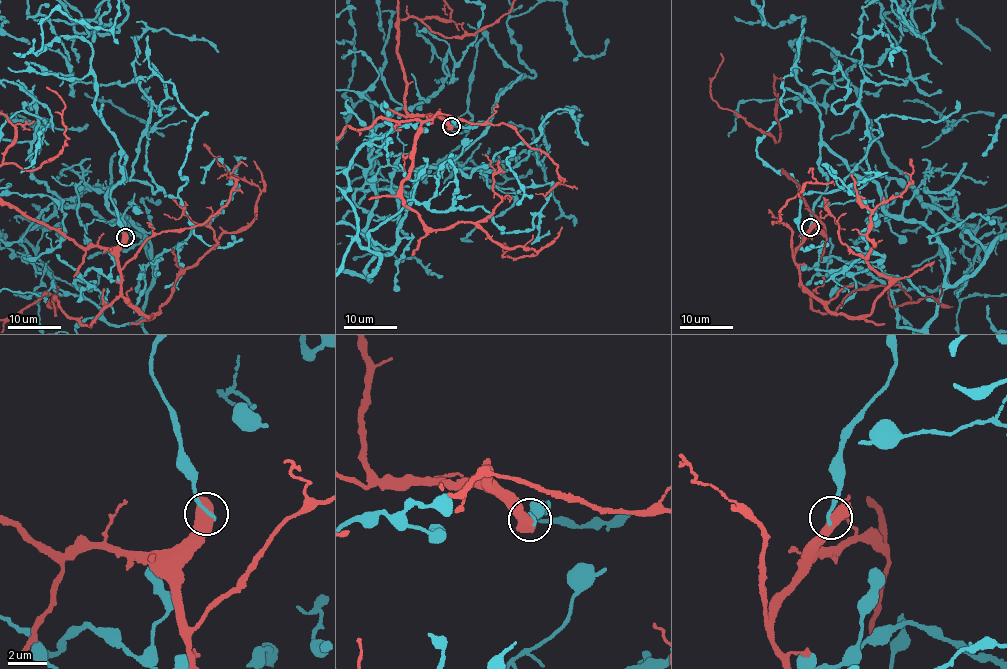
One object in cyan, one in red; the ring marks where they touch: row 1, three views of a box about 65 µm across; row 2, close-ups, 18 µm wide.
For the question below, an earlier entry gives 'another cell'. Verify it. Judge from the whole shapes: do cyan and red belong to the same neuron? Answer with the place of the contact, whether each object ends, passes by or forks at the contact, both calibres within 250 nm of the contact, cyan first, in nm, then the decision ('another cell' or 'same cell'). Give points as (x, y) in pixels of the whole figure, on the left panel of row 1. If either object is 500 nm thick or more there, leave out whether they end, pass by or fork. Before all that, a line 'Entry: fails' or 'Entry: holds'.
Entry: holds
(125, 237) | 190/800 nm | another cell

